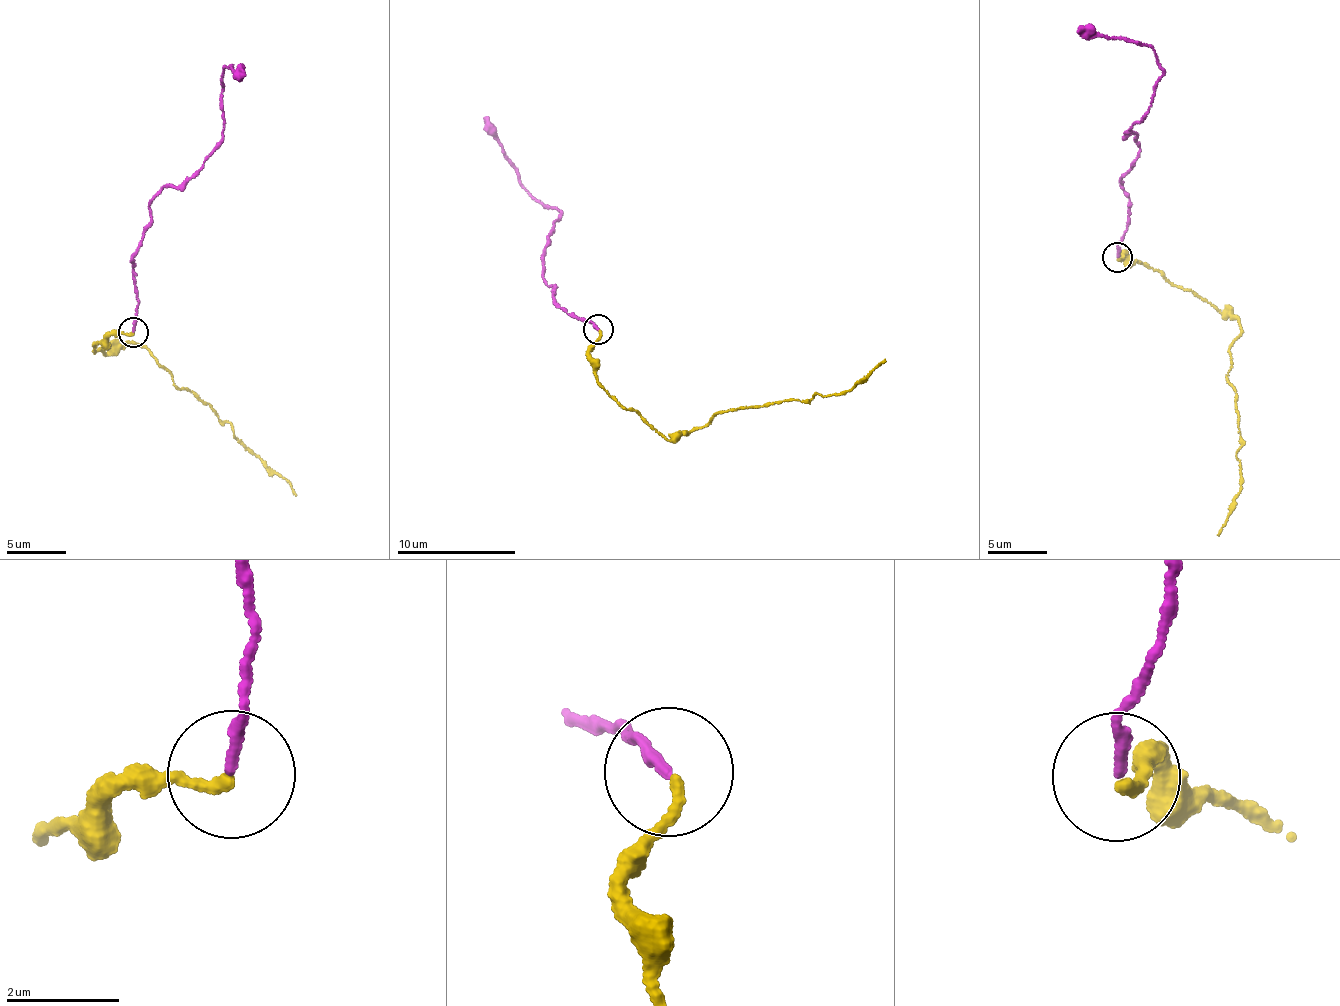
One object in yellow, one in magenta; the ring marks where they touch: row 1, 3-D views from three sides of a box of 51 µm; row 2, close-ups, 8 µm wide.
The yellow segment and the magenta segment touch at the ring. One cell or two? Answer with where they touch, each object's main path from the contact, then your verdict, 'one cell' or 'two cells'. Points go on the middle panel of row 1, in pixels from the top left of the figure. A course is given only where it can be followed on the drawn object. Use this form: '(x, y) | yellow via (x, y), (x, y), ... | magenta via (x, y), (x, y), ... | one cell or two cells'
(598, 329) | yellow via (599, 329), (590, 354), (601, 388), (670, 441), (732, 408), (838, 395), (886, 360) | magenta via (597, 328), (554, 303), (554, 287), (540, 276), (549, 234), (562, 212), (521, 183), (487, 116) | one cell

